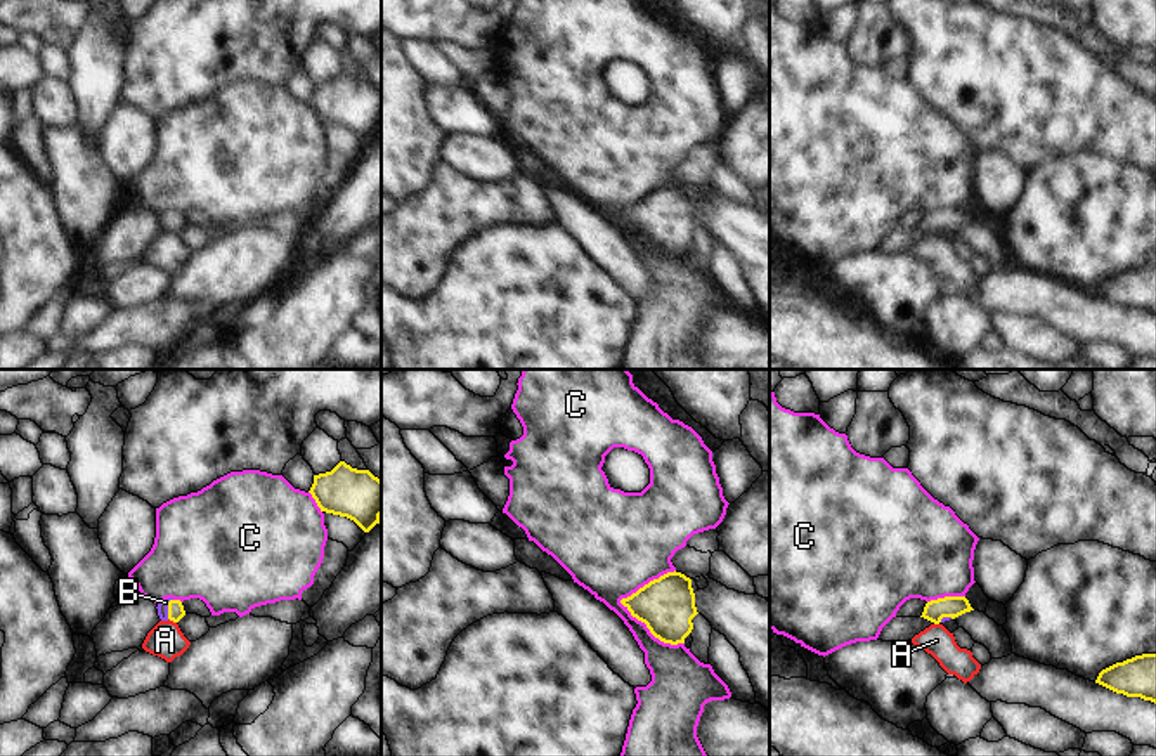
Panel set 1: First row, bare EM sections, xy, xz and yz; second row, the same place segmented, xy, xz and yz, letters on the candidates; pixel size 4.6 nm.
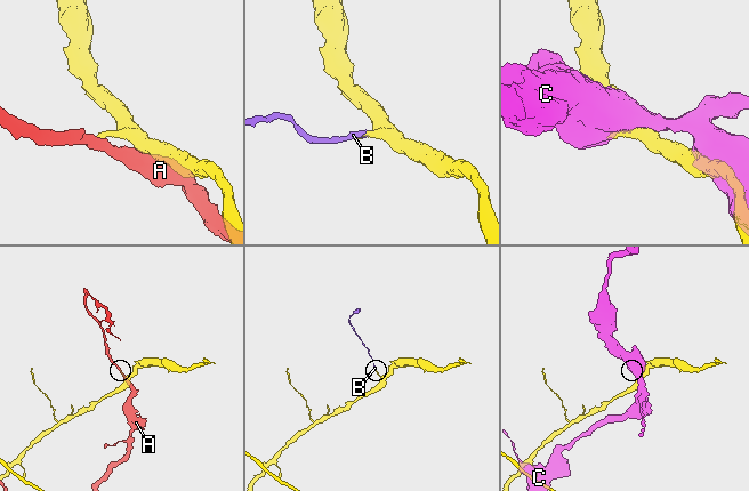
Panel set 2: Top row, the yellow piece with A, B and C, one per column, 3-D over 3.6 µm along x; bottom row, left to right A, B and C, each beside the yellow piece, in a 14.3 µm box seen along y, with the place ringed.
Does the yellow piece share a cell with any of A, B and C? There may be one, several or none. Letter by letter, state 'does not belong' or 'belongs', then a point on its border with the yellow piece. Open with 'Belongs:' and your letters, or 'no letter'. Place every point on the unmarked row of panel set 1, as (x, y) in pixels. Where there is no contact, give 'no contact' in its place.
Belongs: B
A: does not belong; meets yellow in xy at (172, 231)
B: belongs; meets yellow in xy at (168, 221)
C: does not belong; meets yellow in xz at (650, 243)

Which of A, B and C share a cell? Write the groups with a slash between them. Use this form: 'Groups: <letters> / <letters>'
Groups: A / B / C

